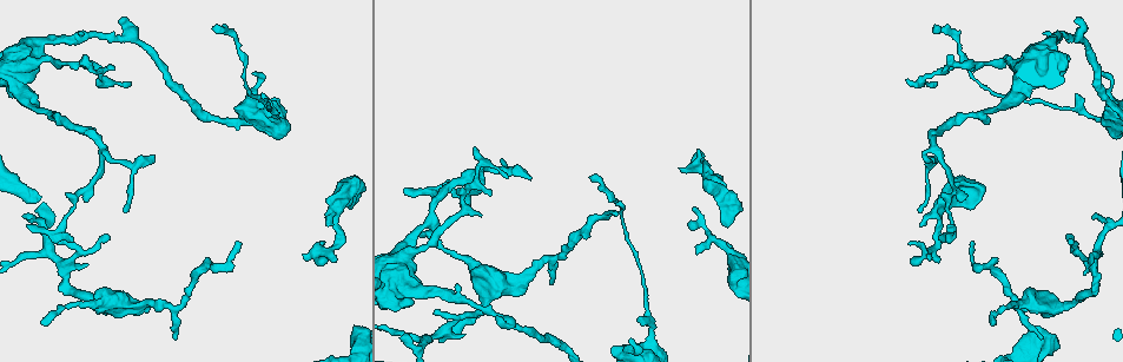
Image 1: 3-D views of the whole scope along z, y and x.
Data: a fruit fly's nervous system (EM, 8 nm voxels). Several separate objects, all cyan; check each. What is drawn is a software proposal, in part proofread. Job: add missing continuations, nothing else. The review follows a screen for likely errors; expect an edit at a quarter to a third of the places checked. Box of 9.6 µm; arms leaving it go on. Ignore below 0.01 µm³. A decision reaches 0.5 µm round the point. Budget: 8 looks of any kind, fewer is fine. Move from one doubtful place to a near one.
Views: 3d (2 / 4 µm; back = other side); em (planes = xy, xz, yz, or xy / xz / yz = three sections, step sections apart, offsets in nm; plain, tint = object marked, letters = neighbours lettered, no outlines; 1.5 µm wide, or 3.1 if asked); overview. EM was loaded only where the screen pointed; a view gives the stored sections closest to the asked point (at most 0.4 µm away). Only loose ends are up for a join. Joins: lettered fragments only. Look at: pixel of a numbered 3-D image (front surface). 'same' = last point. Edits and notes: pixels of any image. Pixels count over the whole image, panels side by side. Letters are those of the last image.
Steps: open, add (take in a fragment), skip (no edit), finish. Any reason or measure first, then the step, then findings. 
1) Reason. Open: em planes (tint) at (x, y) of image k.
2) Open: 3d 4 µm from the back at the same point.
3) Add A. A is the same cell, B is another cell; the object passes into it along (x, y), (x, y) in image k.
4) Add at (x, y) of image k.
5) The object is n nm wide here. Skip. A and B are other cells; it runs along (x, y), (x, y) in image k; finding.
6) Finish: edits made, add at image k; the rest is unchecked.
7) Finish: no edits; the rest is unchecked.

An open end. Open: 3d 4 µm at (421, 237) of image 1.

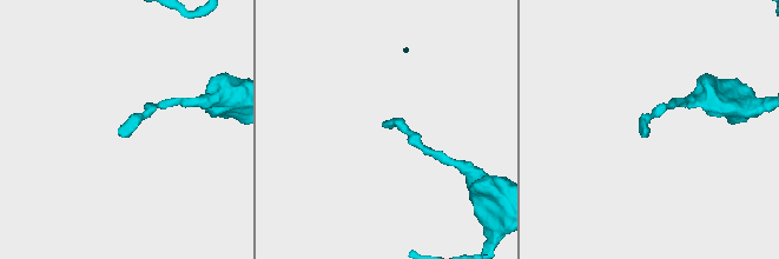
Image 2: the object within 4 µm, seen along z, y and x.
Open: em planes (letters) at (384, 127) of image 2.

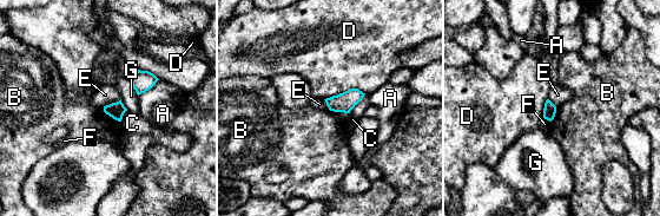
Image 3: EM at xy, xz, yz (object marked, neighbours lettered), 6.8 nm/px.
Skip. A, B, C, D, E, F and G are other cells; a border runs along (103, 109), (119, 122) in image 3; no lettered fragment goes on from it.

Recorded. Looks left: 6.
Free end. Open: 3d 2 µm from the back at (984, 188) of image 1.

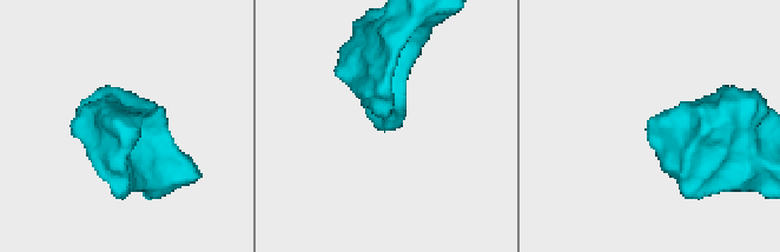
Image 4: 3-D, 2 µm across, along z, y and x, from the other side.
Need the tissue. Open: em planes (plain) at (390, 128) of image 4.

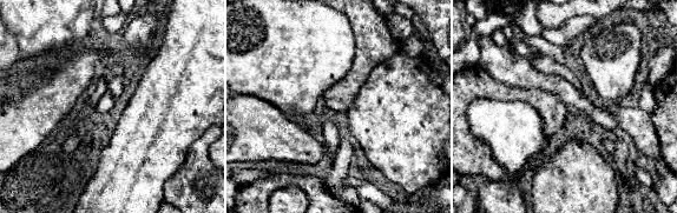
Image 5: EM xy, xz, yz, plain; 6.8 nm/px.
See the neighbours. Open: em planes (letters) at the same point.

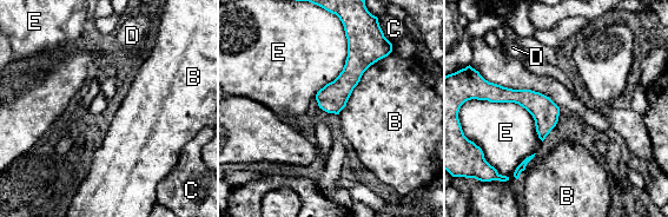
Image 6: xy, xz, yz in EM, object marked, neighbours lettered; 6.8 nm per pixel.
Skip. B, C, D and E are other cells; none of them fits.

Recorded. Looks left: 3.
Open: 3d 2 µm at (152, 159) of image 1.

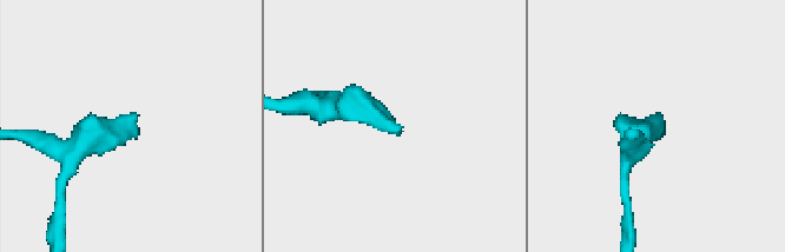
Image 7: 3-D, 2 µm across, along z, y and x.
Open: em planes (letters) at (396, 134) of image 7.

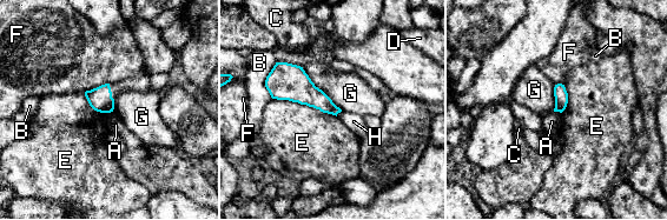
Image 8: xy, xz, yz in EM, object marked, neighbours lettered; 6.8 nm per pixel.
The object is 100 nm wide here. Skip. A, B, C, D, E, F, G and H are other cells; a border runs along (272, 98), (305, 104), (336, 117) in image 8; none of them fits.

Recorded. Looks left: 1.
Finish: no edits; the rest is unchecked.

